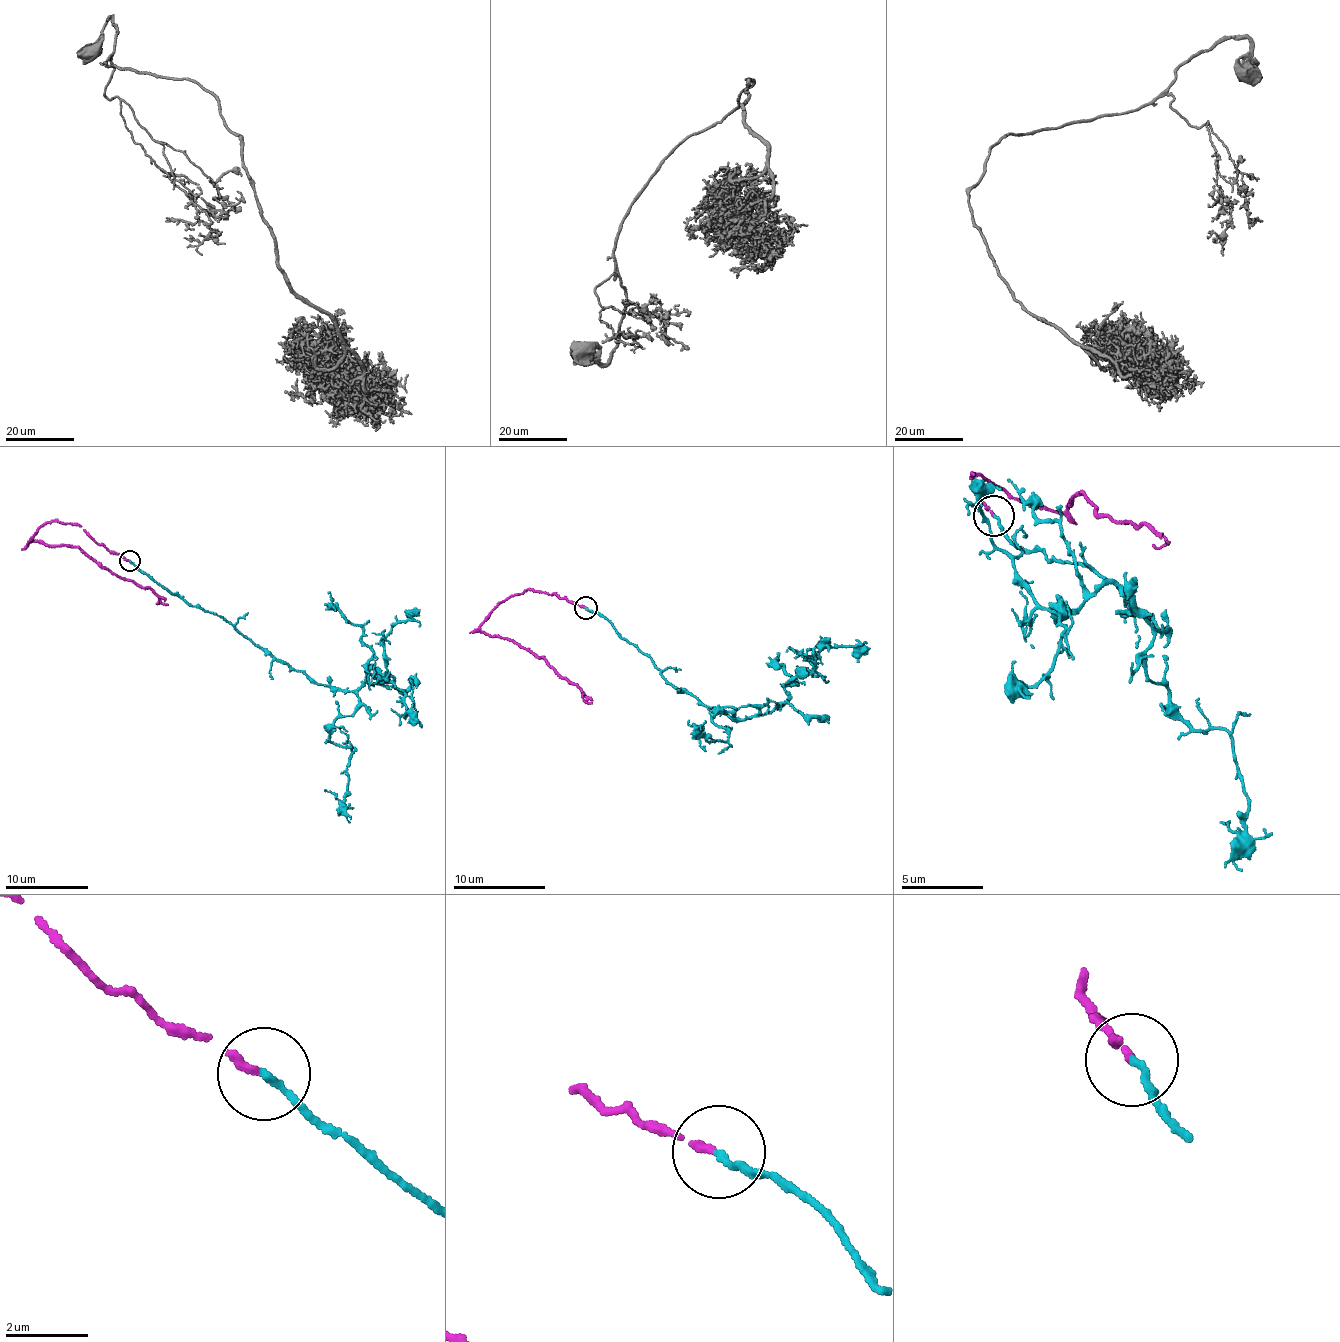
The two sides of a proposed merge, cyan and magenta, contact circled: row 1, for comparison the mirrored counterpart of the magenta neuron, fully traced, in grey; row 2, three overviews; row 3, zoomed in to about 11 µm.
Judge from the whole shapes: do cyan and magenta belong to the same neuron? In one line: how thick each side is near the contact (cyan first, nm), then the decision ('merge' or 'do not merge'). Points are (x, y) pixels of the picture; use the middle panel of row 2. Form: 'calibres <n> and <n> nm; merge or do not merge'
calibres 160 and 180 nm; merge

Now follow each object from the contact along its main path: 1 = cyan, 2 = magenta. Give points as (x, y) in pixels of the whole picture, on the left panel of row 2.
1: (130, 561), (297, 671), (357, 697), (359, 706), (338, 717), (329, 738), (351, 750), (349, 822)
2: (128, 561), (82, 527), (57, 520), (43, 523), (28, 544), (73, 545), (117, 576), (147, 587), (157, 601)

